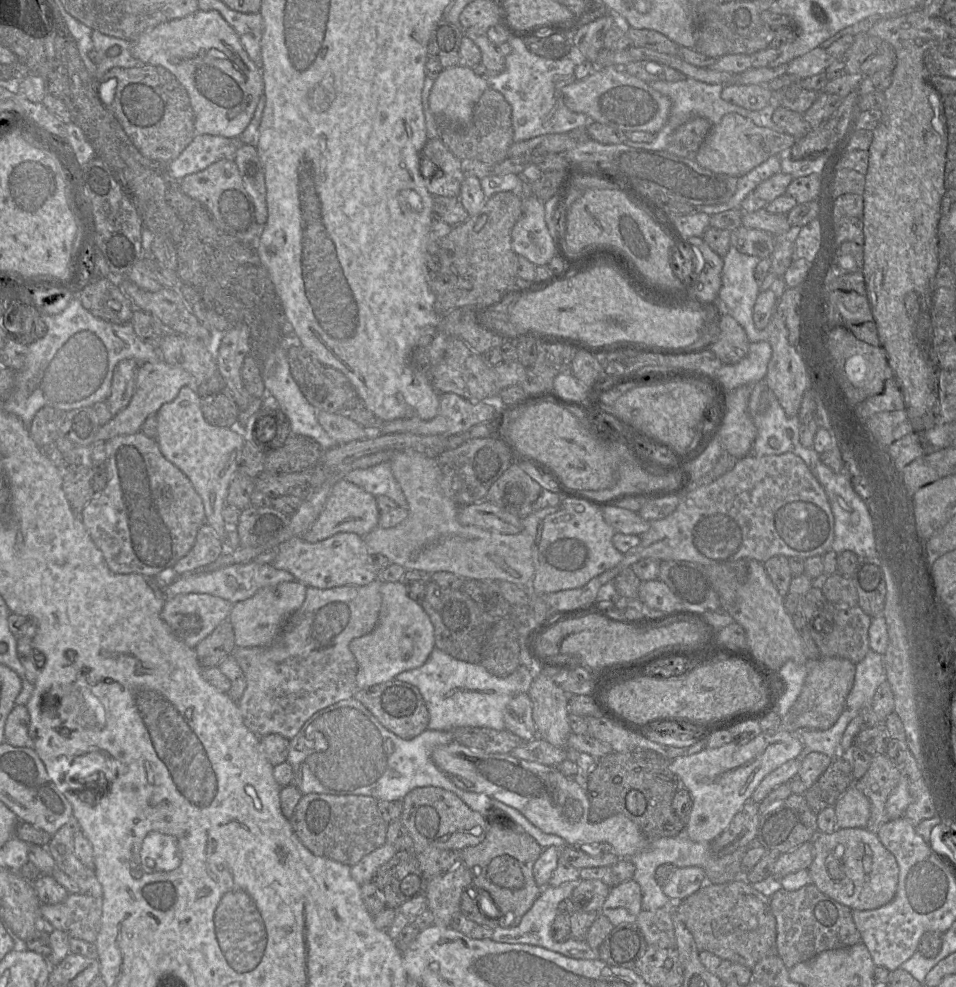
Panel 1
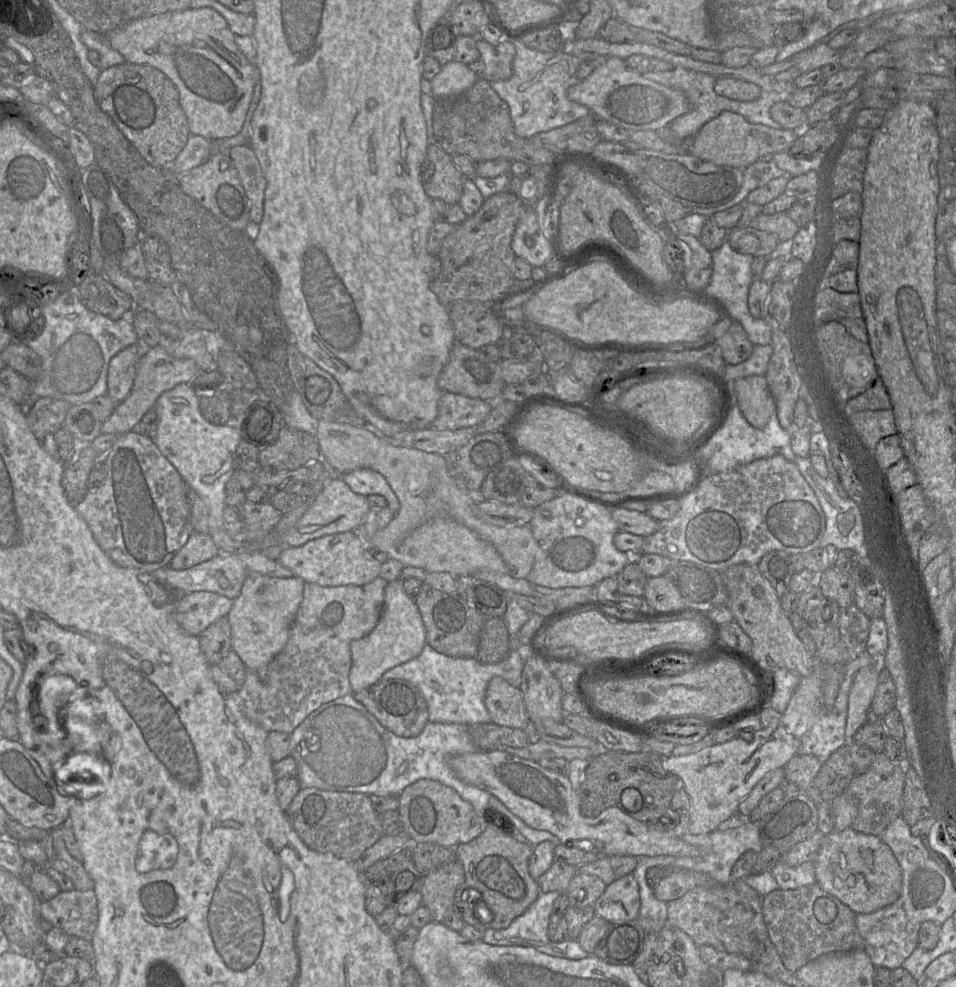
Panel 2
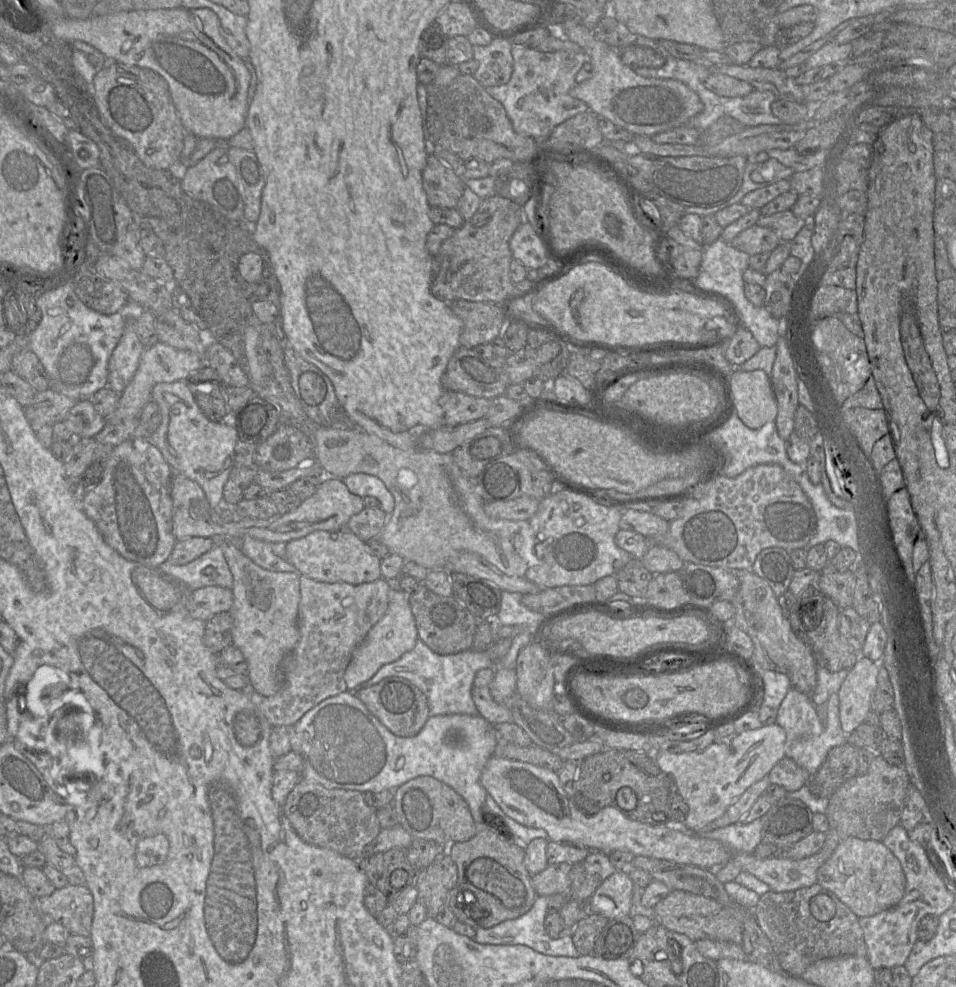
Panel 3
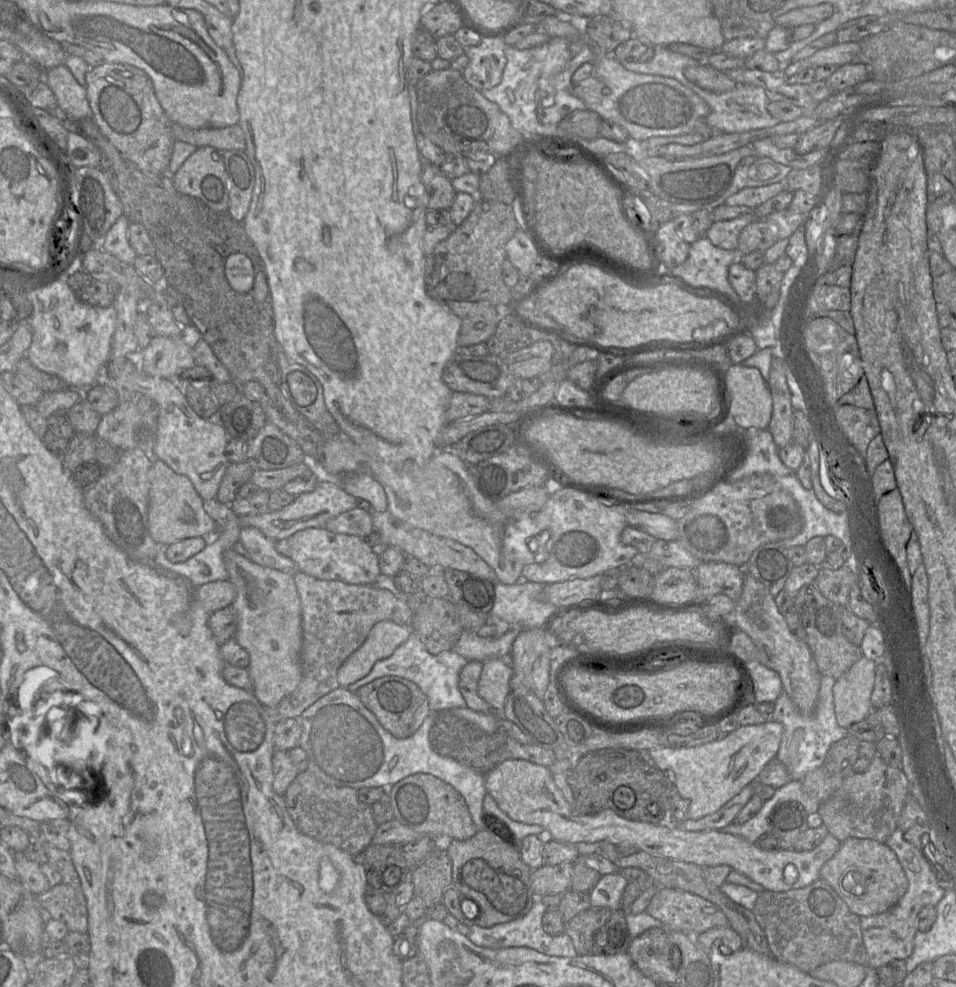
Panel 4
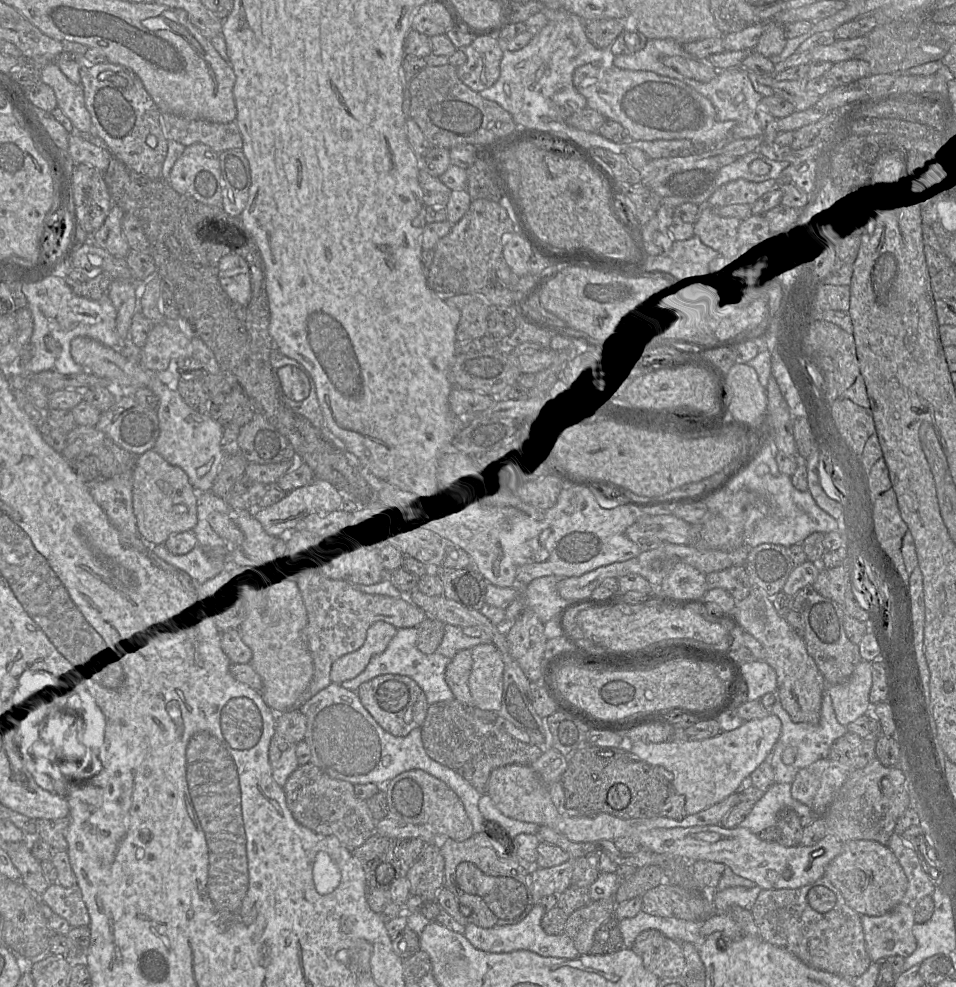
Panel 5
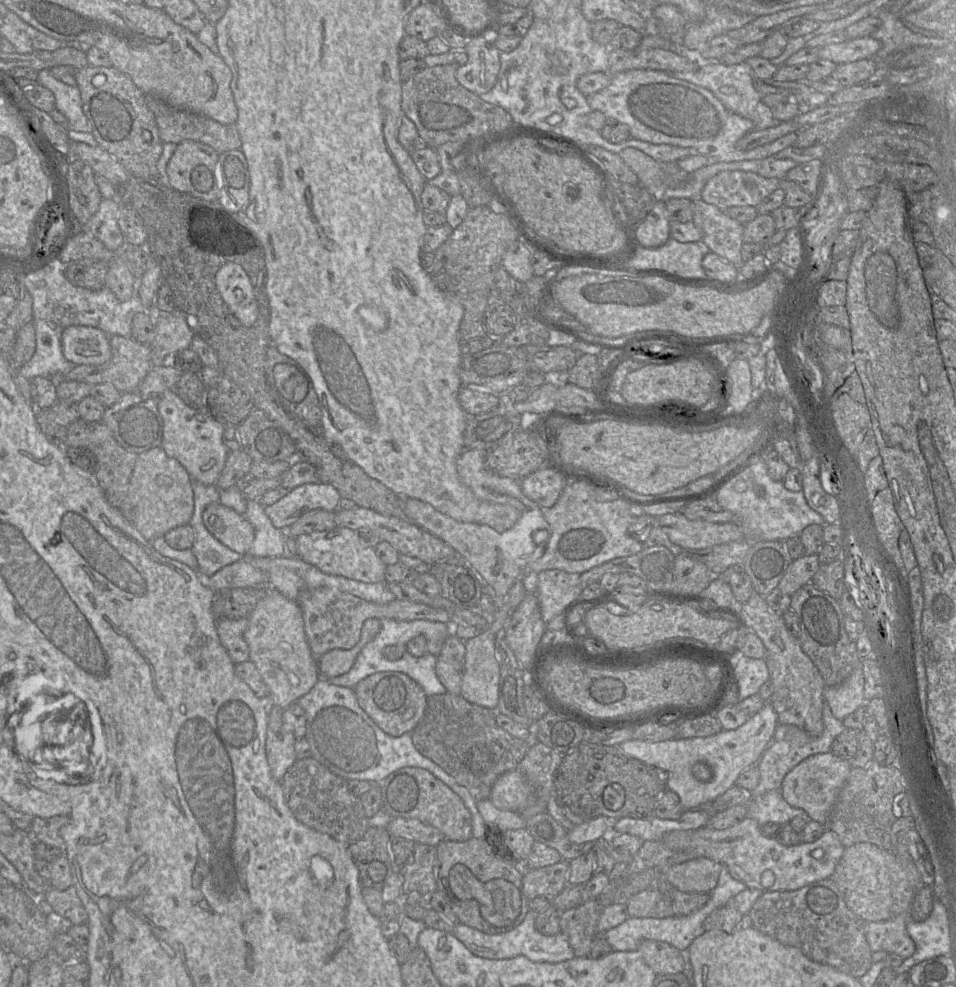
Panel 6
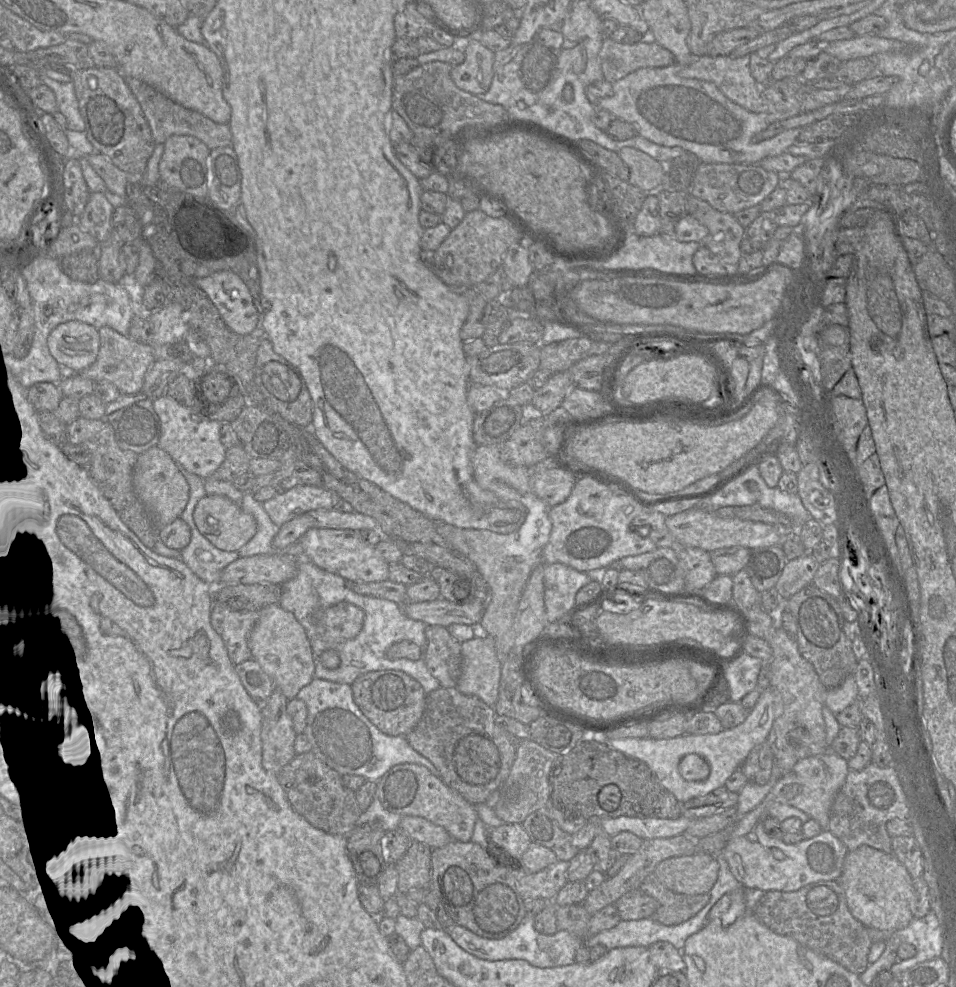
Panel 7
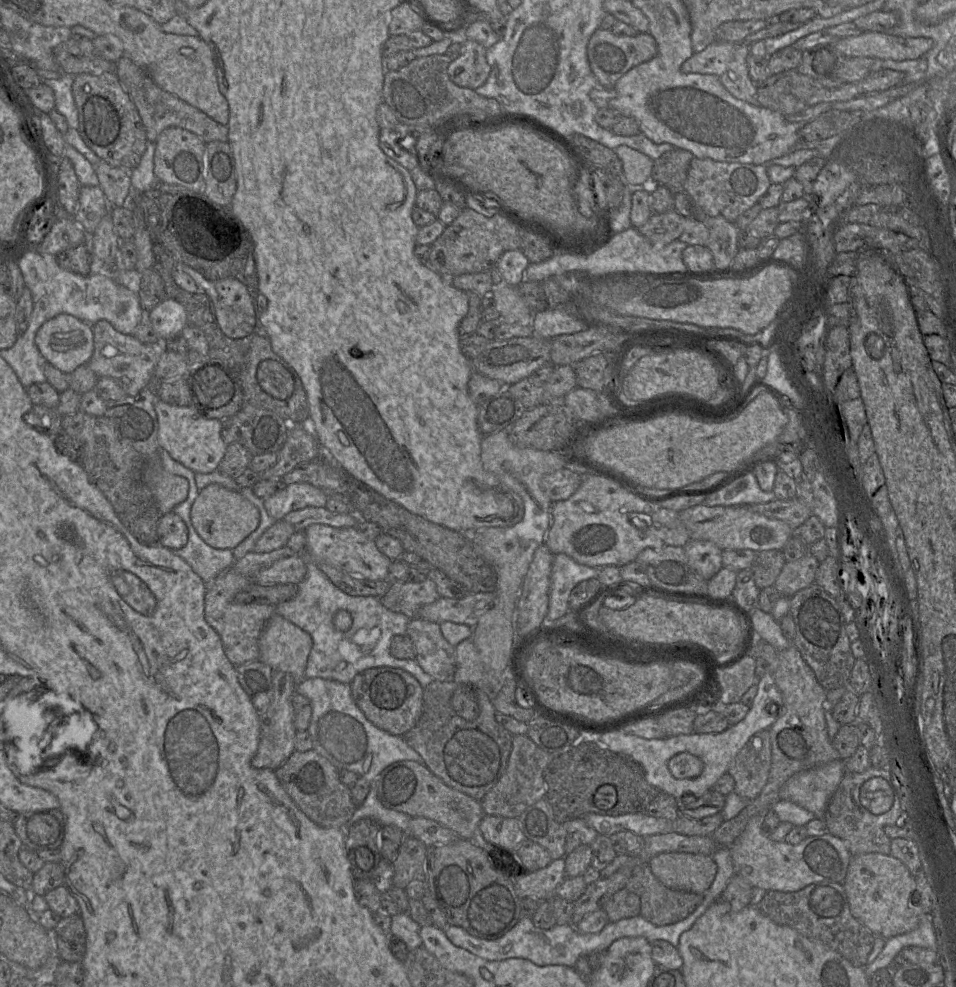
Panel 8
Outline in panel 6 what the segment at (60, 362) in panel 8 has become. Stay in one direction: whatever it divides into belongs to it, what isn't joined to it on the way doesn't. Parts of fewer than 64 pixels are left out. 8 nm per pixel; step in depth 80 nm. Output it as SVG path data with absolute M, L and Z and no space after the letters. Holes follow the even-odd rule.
M74 325L64 329L61 346L64 358L75 366L99 366L111 358L109 336L90 326Z

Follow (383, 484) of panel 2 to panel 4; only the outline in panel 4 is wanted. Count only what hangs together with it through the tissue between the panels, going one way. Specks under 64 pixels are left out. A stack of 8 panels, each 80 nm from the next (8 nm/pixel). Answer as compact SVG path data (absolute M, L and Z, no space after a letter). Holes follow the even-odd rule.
M366 474L343 475L341 477L342 488L358 500L366 500L371 505L371 511L385 512L388 510L386 493L379 482Z

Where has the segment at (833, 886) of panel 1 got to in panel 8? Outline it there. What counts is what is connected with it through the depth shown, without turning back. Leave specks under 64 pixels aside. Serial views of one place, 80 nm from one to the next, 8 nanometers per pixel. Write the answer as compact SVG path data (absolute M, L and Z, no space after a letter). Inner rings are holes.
M880 853L853 855L842 883L851 915L875 937L889 939L914 930L920 920L912 874L897 858Z

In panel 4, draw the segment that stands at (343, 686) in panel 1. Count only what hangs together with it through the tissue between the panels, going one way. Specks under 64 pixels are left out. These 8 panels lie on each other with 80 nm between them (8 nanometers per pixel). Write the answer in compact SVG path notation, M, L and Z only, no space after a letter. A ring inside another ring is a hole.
M303 572L294 575L294 582L302 609L302 679L298 687L276 706L265 707L275 723L298 717L319 698L338 688L339 668L364 643L376 623L388 620L398 625L412 625L412 611L405 595L398 597L374 585L319 580Z

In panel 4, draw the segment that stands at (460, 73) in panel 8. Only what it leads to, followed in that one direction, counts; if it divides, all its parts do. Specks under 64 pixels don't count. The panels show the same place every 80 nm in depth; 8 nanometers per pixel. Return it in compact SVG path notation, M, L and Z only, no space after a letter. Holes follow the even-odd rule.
M483 38L478 45L465 48L469 63L462 71L464 79L479 91L497 86L507 62L506 46L502 38Z

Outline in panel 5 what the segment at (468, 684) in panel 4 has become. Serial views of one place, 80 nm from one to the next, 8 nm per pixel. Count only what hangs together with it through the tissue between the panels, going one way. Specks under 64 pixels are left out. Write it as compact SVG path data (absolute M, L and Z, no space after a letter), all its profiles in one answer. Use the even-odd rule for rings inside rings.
M464 649L457 652L456 655L450 659L445 670L445 680L454 698L466 706L473 706L468 686L472 664L471 649Z

